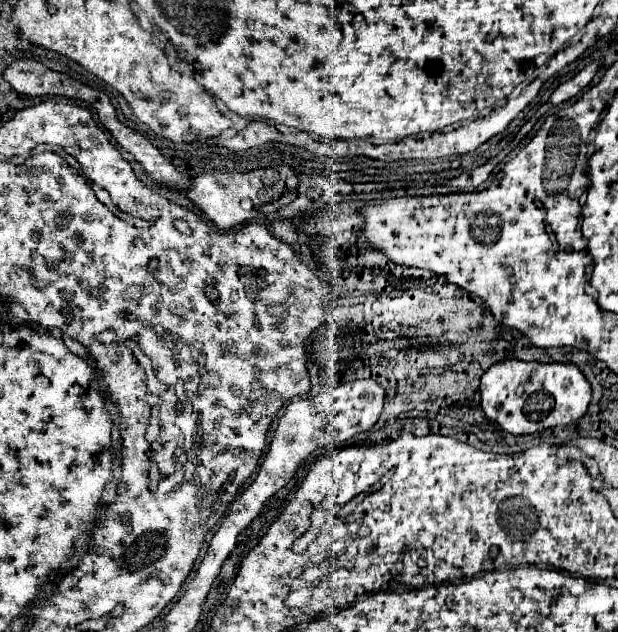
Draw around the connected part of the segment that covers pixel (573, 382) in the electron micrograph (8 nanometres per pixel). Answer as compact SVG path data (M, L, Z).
M508 359L494 363L480 379L480 405L488 419L512 435L568 425L580 419L590 403L590 383L572 363L538 363Z

